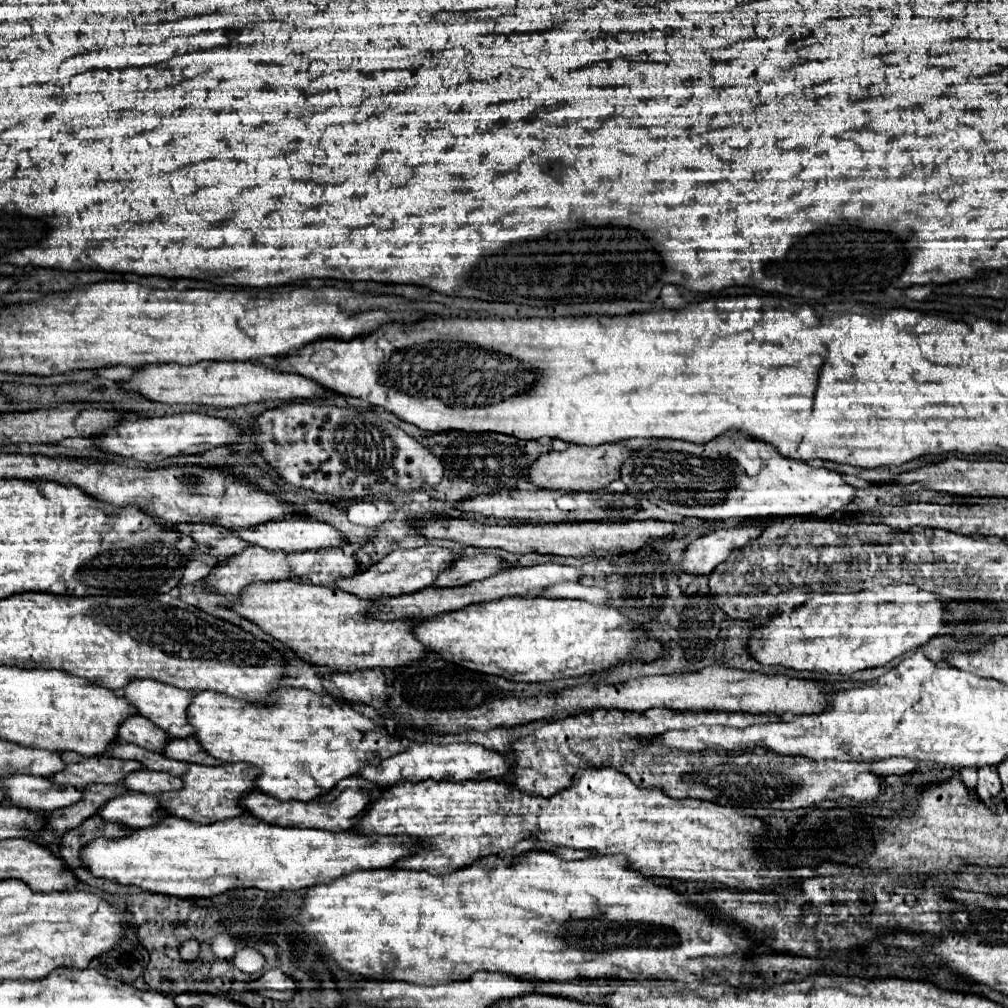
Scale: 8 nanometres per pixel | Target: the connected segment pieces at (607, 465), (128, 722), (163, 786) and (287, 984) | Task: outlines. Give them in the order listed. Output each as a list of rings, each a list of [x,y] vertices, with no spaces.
[[[571,443],[565,451],[549,451],[541,455],[531,471],[529,479],[541,489],[563,489],[563,491],[597,491],[605,489],[611,481],[619,479],[619,469],[629,457],[631,449],[623,443],[603,443],[597,447],[581,447]]]
[[[129,715],[123,719],[117,731],[117,739],[123,743],[139,745],[147,751],[161,751],[169,741],[169,737],[159,727],[141,715]]]
[[[141,769],[141,771],[127,773],[125,779],[123,779],[123,785],[129,791],[157,795],[157,793],[163,793],[163,791],[177,791],[177,789],[181,789],[181,779],[173,777],[169,773]]]
[[[269,969],[259,979],[249,981],[247,985],[249,991],[275,1001],[291,1001],[297,993],[297,983],[291,977],[287,977],[281,969]]]

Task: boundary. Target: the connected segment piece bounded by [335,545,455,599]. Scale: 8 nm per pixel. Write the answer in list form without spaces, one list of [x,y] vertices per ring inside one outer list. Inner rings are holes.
[[[427,545],[427,547],[417,547],[417,549],[395,549],[393,553],[385,555],[379,563],[359,571],[355,577],[339,579],[335,587],[347,593],[353,593],[361,599],[379,599],[387,595],[397,597],[403,593],[415,593],[433,585],[439,573],[443,573],[445,569],[449,569],[449,565],[453,565],[453,559],[455,559],[455,553],[451,549],[437,547],[437,545]]]

